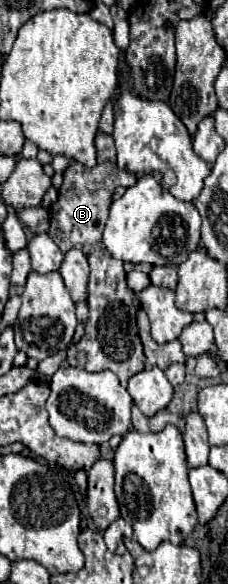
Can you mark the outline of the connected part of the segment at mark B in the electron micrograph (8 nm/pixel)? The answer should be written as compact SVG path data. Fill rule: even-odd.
M97 133L97 165L87 169L85 165L71 161L63 173L63 183L59 187L59 199L49 207L51 227L49 237L59 245L65 253L69 249L81 249L91 265L89 277L89 319L85 325L83 339L67 351L67 361L71 367L79 367L85 371L105 371L111 369L123 387L131 375L143 371L145 355L143 345L137 331L137 311L139 299L127 287L127 273L123 269L123 261L113 259L107 249L103 249L103 227L111 207L111 195L119 185L135 185L135 177L127 171L121 171L115 163L115 145L113 137L105 133Z

